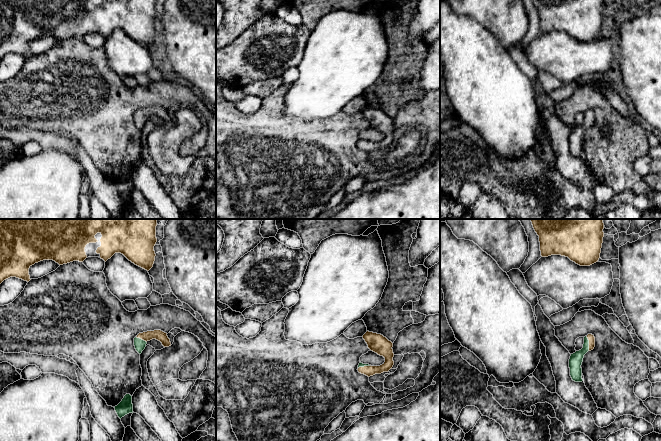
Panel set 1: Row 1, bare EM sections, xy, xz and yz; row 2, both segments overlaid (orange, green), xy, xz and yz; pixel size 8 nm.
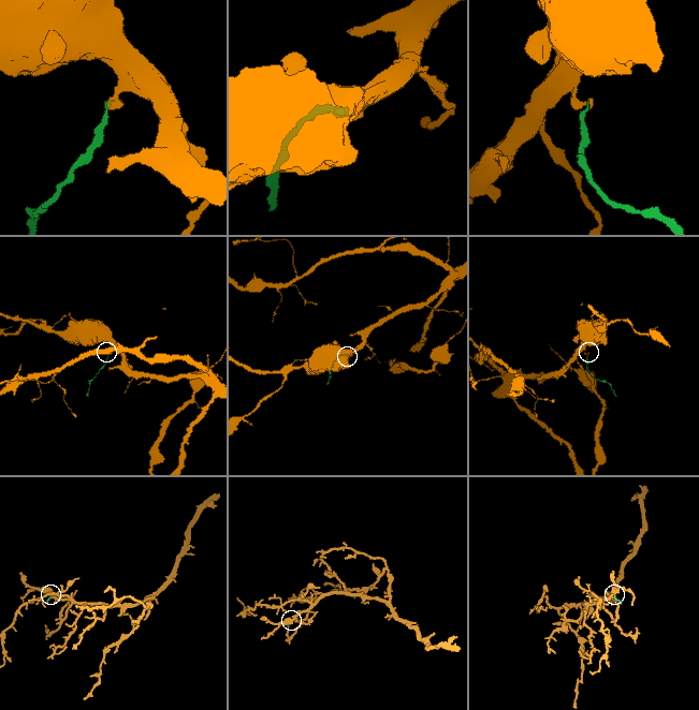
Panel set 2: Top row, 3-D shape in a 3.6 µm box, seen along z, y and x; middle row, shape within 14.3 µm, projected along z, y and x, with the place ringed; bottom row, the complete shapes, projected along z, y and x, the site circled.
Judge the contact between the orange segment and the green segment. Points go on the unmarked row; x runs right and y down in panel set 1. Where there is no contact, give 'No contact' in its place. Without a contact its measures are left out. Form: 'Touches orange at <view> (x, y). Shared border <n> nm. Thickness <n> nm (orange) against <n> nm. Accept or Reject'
Touches orange at yz (589, 119). Shared border 120 nm. Thickness 60 nm (orange) against 110 nm. Accept

